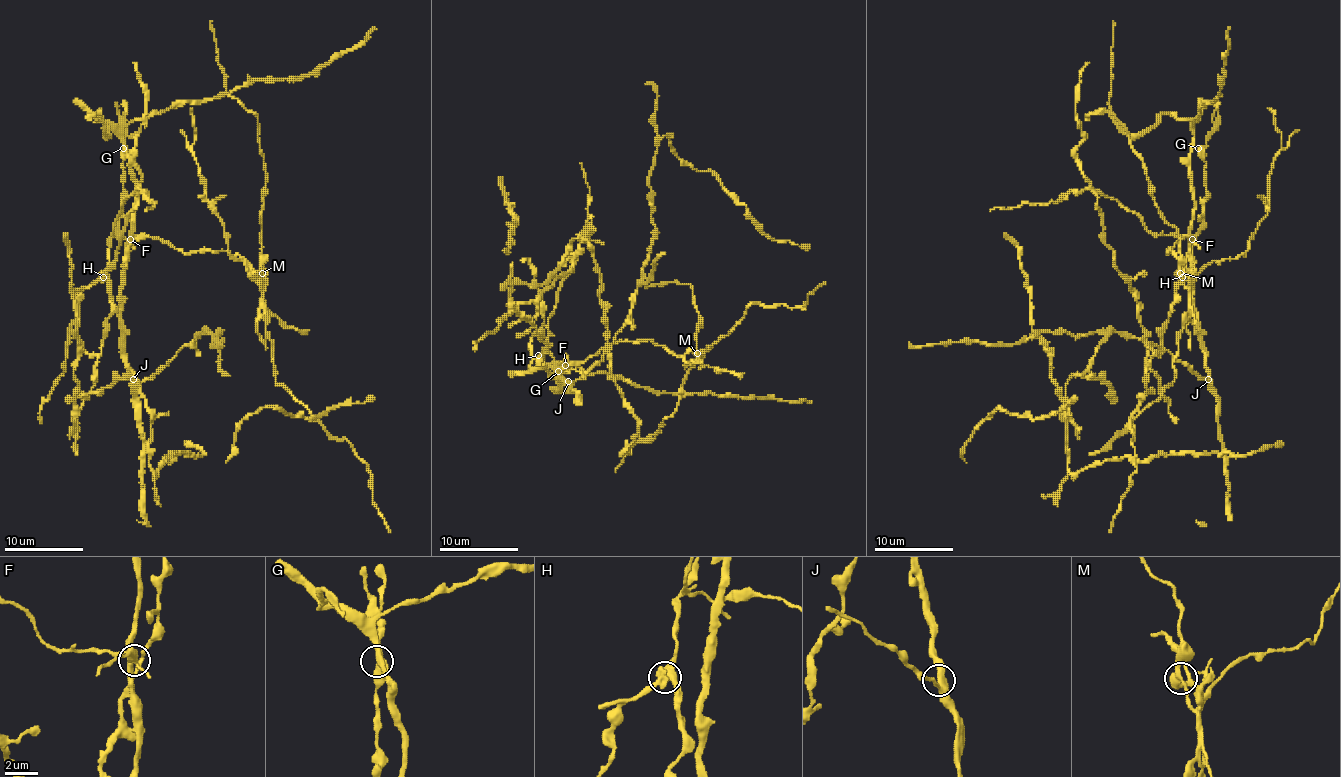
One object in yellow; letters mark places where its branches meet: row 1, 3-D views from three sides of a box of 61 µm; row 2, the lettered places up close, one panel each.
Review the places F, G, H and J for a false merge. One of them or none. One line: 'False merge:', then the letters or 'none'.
False merge: F

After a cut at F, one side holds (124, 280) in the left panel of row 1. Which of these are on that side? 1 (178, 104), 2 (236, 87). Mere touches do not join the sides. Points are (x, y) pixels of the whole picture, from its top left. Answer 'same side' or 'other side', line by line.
1: same side
2: same side

